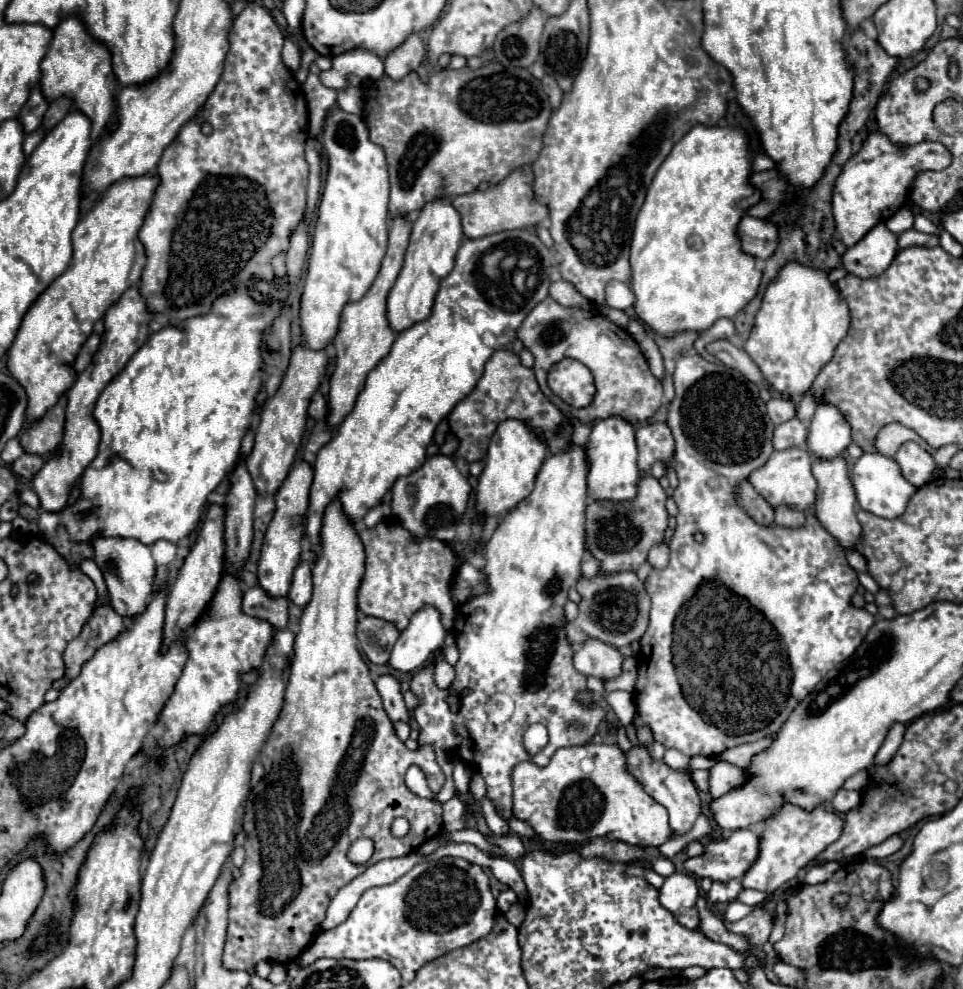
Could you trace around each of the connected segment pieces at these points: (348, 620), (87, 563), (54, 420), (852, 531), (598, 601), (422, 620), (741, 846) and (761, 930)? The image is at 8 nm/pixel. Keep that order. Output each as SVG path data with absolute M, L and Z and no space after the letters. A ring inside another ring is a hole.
M333 498L325 510L319 552L311 572L313 596L305 606L299 622L291 676L285 690L285 706L259 754L265 776L263 782L253 788L245 814L243 830L247 834L247 842L243 846L243 876L229 888L231 906L223 964L231 970L251 972L261 960L283 964L291 960L295 962L295 958L313 942L311 938L317 936L321 922L325 920L325 910L331 902L331 896L335 896L339 888L349 884L353 878L365 872L367 866L379 860L399 858L415 852L419 844L437 836L443 828L443 804L435 800L423 800L405 786L405 772L411 764L423 768L433 790L443 786L445 776L435 762L433 750L425 746L411 752L397 738L393 722L383 708L375 680L371 678L369 668L357 648L357 590L365 574L365 550L357 536L355 524L343 512L339 498ZM395 816L405 816L411 822L411 832L403 838L391 836L389 826ZM361 836L373 840L375 852L369 862L355 864L347 858L347 852L351 844Z
M83 558L81 564L79 564L79 568L81 568L81 570L93 580L93 584L97 586L99 598L101 598L101 594L105 594L105 598L109 598L109 596L107 596L107 586L105 586L105 580L103 580L103 574L101 574L99 566L97 566L91 558Z
M61 396L57 404L51 410L47 410L47 414L41 420L37 420L31 428L27 428L19 436L25 452L43 456L53 452L61 444L65 430L65 408L67 408L67 396Z
M835 456L831 460L815 460L813 462L813 476L819 484L817 488L817 500L815 500L815 516L819 522L833 534L843 546L855 546L861 538L861 526L855 516L855 490L849 480L847 462L843 456Z
M597 572L593 578L581 576L575 588L581 594L579 616L573 622L565 624L567 640L571 642L573 648L581 646L585 638L601 638L601 642L619 648L639 640L645 634L649 624L651 600L643 582L637 578L635 572L617 572L617 574Z
M423 606L413 614L409 626L395 642L389 664L401 672L417 670L443 646L445 634L441 612L435 606Z
M735 830L723 840L707 840L705 852L685 862L685 870L697 878L729 882L743 878L745 870L755 862L759 836L753 830Z
M755 908L751 914L747 914L745 918L737 920L737 922L725 922L725 928L733 934L747 936L747 940L753 946L763 946L769 940L775 916L777 916L775 912Z

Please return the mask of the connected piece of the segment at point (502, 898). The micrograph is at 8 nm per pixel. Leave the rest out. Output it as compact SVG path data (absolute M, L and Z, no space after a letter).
M507 888L507 890L503 890L503 892L497 896L497 910L499 910L501 914L505 914L505 912L509 910L509 906L515 904L515 902L517 902L515 892L513 892L511 888Z

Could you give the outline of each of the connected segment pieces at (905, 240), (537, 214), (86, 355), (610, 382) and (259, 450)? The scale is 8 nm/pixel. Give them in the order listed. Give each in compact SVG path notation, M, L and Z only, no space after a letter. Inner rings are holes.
M905 230L903 234L899 234L899 248L909 248L909 246L937 246L939 244L939 236L933 234L923 234L917 230Z
M531 164L513 170L503 182L489 186L485 192L471 192L453 198L453 206L463 216L463 232L467 238L483 238L489 234L497 234L501 230L515 230L515 228L533 228L549 216L549 208L535 200L533 192L533 168Z
M91 334L91 336L87 338L87 342L81 346L81 350L79 350L79 354L77 354L75 362L73 362L73 370L75 370L77 374L83 372L83 368L87 368L87 364L89 364L91 358L93 358L93 354L97 352L97 346L99 346L99 336L97 336L97 334Z
M547 296L541 304L537 304L523 324L517 330L517 338L535 358L535 376L541 392L565 414L575 416L583 422L603 420L609 416L621 416L629 424L641 424L649 420L659 406L663 404L663 388L661 382L651 374L645 356L641 354L637 342L611 320L607 320L597 310L583 308L565 308L557 304L551 296ZM563 358L575 358L583 362L593 378L595 378L595 398L585 408L567 406L561 398L557 398L547 386L547 370Z
M307 346L293 348L281 386L277 388L275 396L261 408L261 414L259 414L261 420L255 432L255 446L251 456L245 462L249 474L253 476L253 484L261 496L273 494L281 486L299 452L301 438L305 432L305 422L307 422L307 406L309 406L311 394L319 388L321 380L325 378L327 362L329 362L329 356L325 350L311 350Z

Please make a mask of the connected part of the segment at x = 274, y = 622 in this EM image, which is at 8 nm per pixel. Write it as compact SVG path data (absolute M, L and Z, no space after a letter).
M249 588L243 594L241 610L247 616L253 616L257 620L265 620L275 630L287 628L287 598L271 598L263 588Z

